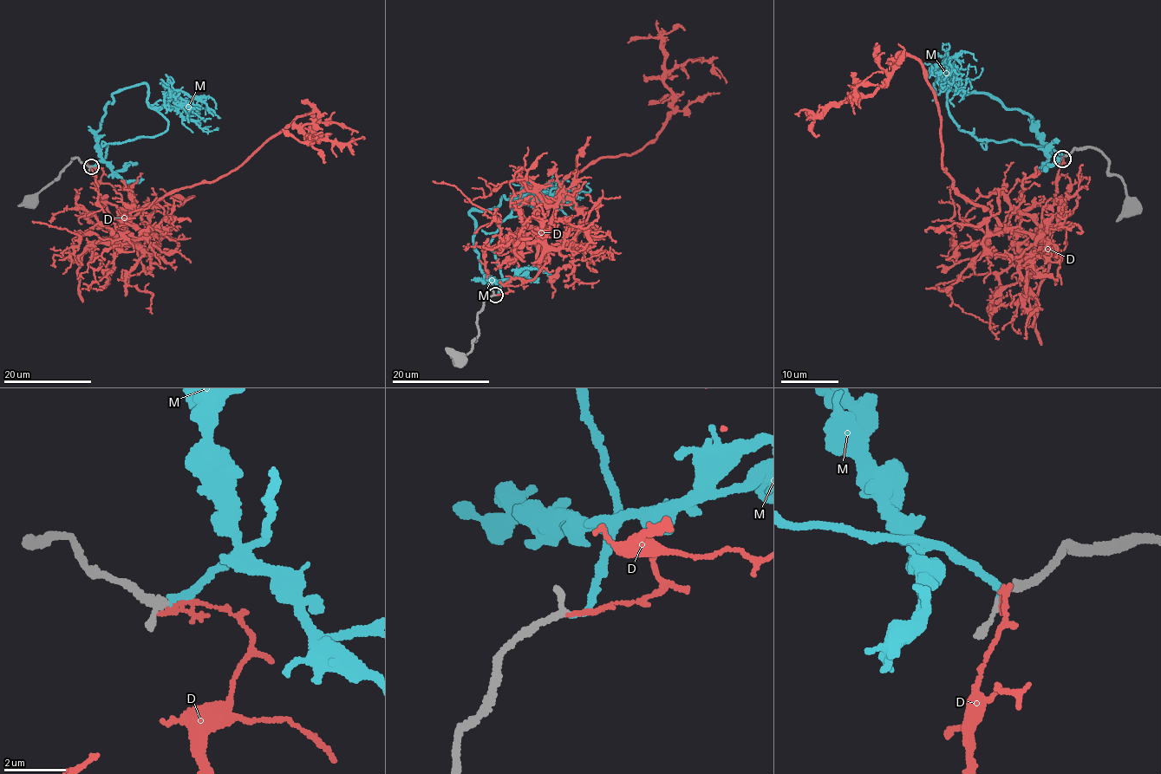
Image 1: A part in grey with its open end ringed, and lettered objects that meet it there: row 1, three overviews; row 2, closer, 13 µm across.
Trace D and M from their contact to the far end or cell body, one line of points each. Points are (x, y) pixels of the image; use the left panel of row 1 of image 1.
D: (91, 166), (127, 243), (112, 232), (146, 205), (226, 175), (296, 117), (314, 119), (308, 138), (364, 138)
M: (92, 166), (106, 157), (105, 144), (161, 134), (167, 120), (159, 110), (169, 104), (213, 129)

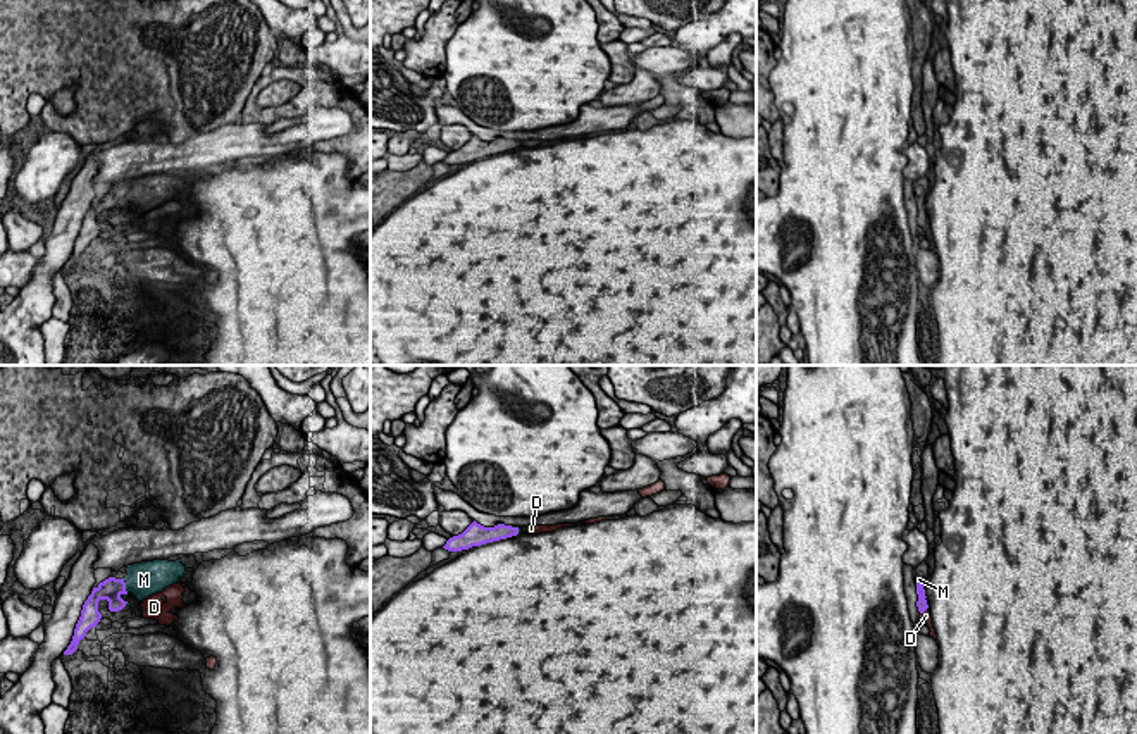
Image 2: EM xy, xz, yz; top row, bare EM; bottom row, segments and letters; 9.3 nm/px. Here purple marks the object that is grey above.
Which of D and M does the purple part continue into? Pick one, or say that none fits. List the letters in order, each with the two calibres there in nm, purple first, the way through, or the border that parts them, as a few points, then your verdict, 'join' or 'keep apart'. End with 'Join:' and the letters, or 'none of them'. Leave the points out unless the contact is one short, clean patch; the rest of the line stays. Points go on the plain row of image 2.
D: 100/90 nm | along yz (925, 223), (922, 228) | keep apart
M: 220/320 nm | across xy (111, 204), (124, 200), (143, 193) | join
Join: M

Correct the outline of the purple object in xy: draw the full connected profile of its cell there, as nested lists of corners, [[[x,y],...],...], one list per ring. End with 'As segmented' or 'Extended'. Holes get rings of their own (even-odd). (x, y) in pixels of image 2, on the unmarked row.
[[[153,174],[127,179],[127,190],[124,193],[109,191],[93,202],[91,208],[83,219],[81,231],[76,238],[74,250],[64,269],[72,269],[78,264],[81,253],[86,246],[102,233],[98,226],[98,215],[107,214],[110,226],[119,226],[131,217],[124,215],[121,210],[133,207],[138,215],[146,214],[155,207],[162,207],[165,202],[176,198],[186,186],[181,174]]]. Extended

